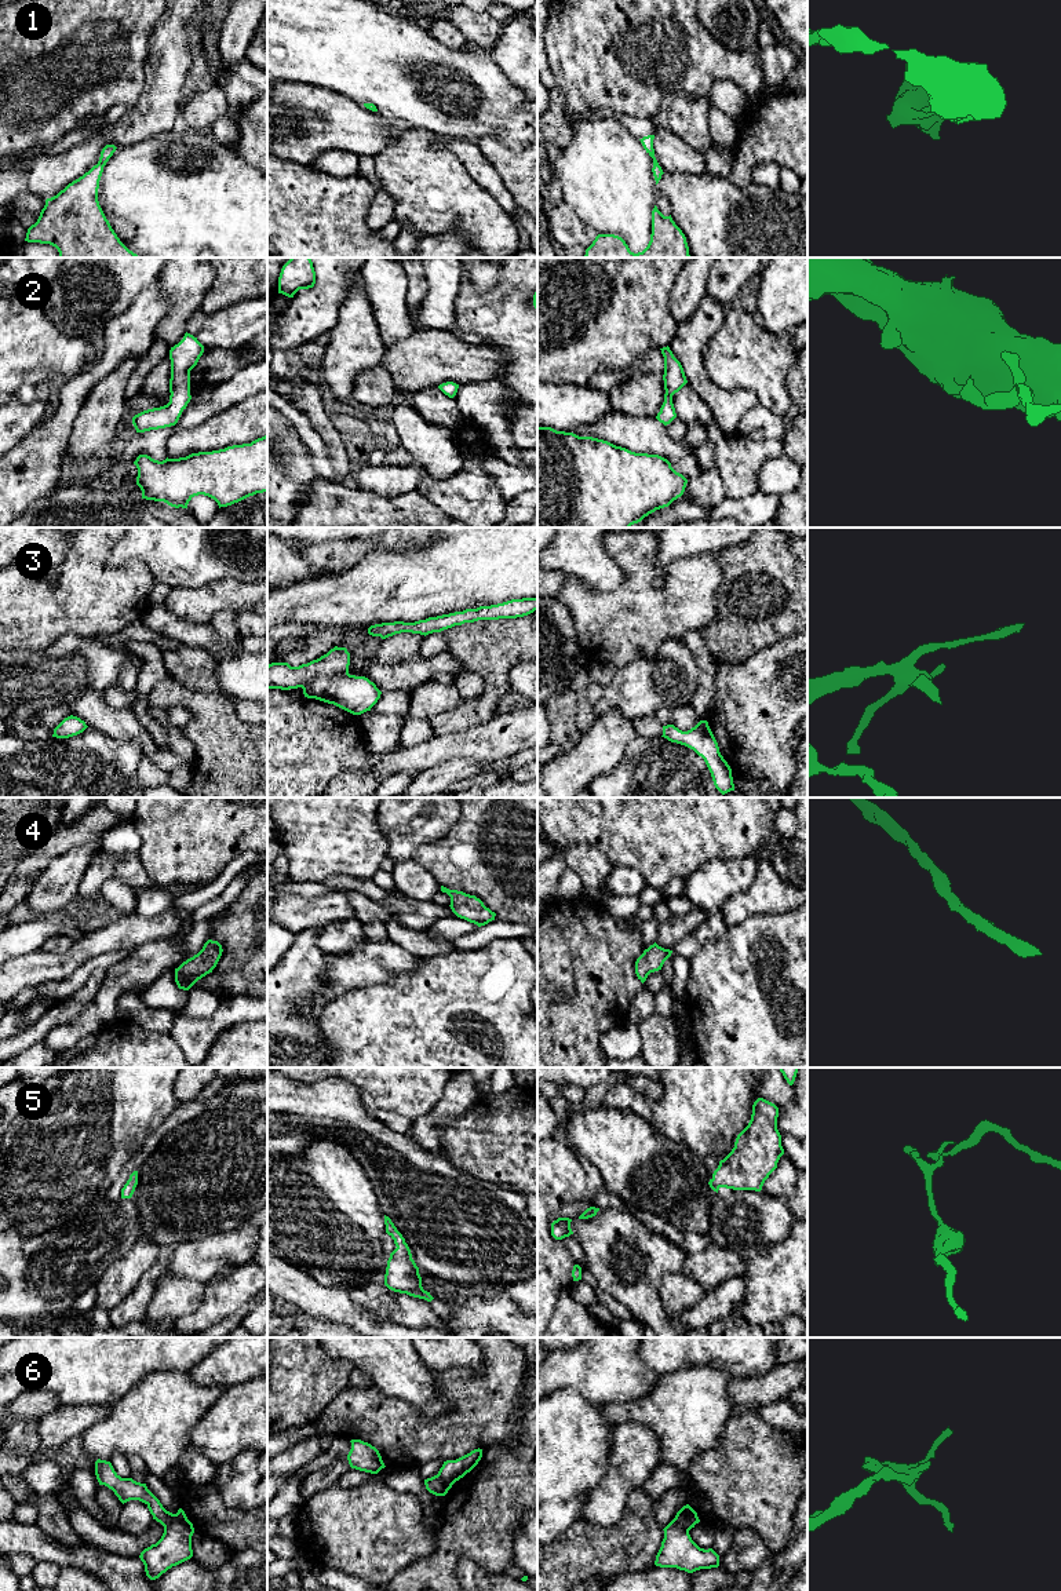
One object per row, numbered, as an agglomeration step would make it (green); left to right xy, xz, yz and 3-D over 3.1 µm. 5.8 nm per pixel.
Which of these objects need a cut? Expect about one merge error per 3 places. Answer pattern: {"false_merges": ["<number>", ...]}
{"false_merges": ["6"]}

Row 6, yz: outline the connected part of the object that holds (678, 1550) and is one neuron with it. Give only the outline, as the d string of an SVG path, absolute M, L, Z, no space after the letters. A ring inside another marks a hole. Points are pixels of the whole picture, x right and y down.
M672 1519L664 1529L664 1539L656 1555L655 1565L677 1568L688 1573L719 1566L719 1555L712 1550L700 1548L689 1532Z

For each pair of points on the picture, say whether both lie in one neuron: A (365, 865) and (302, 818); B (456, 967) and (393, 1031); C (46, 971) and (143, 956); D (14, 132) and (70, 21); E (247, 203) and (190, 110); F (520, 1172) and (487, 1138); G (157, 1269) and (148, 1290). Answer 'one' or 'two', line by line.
A: one
B: one
C: two
D: one
E: two
F: one
G: one

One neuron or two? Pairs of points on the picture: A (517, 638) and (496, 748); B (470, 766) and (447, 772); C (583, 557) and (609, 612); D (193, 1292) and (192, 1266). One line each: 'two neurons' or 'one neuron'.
A: two neurons
B: one neuron
C: two neurons
D: two neurons

